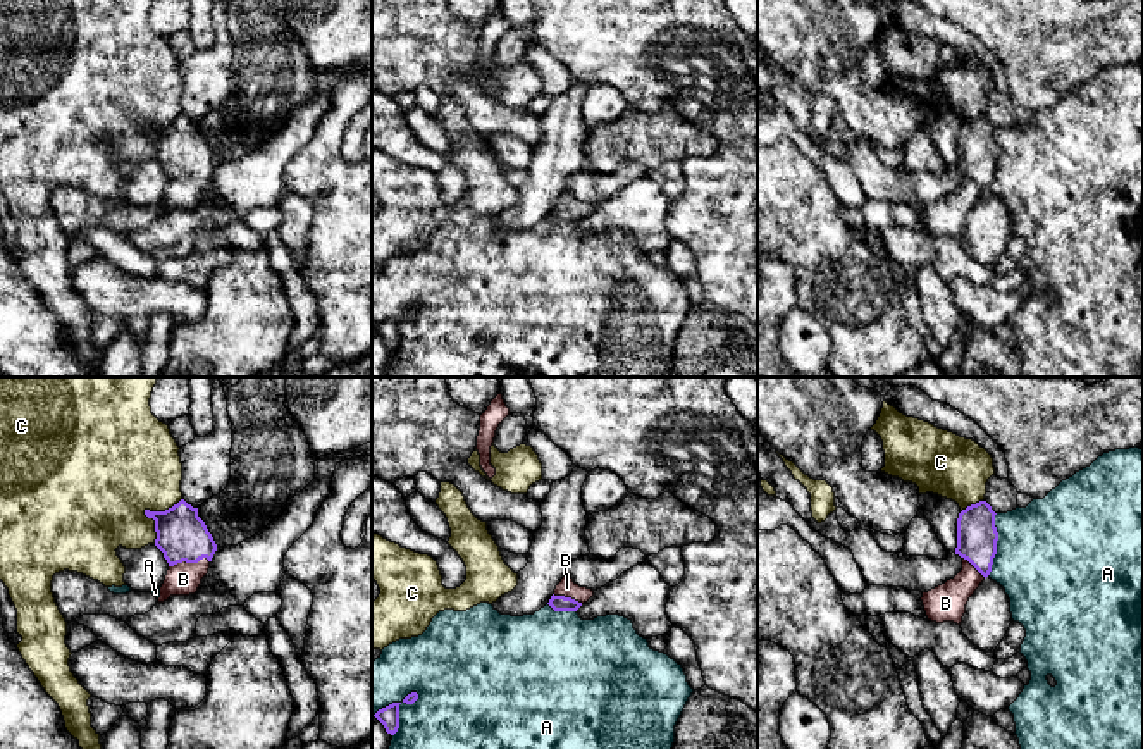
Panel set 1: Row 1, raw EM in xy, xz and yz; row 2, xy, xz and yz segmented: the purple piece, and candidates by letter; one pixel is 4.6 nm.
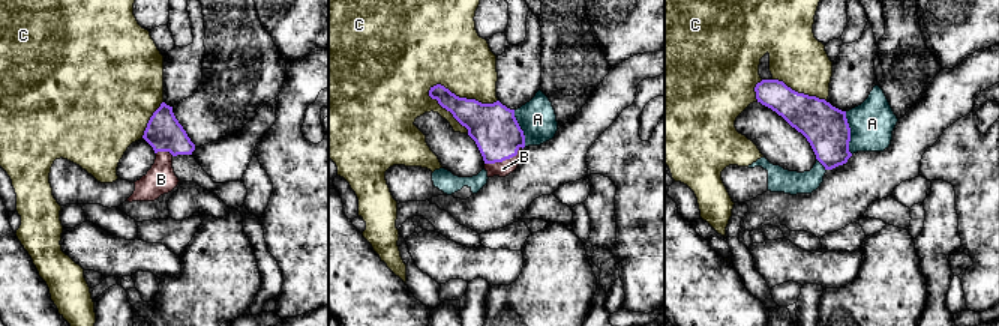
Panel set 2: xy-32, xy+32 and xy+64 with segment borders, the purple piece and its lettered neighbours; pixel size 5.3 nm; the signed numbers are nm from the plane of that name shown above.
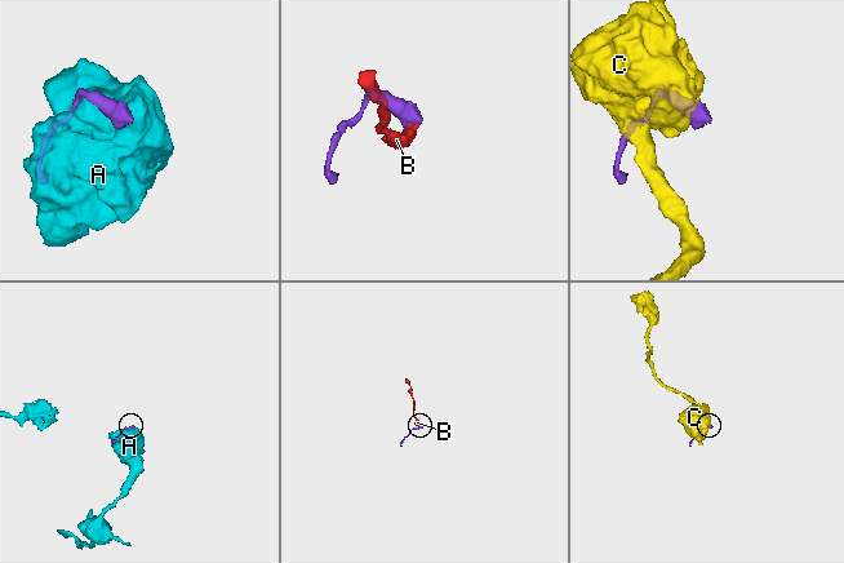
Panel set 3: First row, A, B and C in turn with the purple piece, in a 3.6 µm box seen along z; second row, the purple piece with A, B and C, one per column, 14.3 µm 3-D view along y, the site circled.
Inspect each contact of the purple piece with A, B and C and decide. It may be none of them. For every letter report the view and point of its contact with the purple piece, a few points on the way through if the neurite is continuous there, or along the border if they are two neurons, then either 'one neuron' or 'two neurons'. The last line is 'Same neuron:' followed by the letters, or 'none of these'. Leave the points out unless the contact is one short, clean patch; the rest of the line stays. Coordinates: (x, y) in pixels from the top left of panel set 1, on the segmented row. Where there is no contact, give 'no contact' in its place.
A: contact yz (995, 544); two neurons
B: contact xy (188, 562); way xy (181, 534), (188, 546), (188, 562), (183, 579); one neuron
C: contact xy (147, 510); two neurons
Same neuron: B

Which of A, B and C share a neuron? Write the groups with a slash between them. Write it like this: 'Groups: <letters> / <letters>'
Groups: A / B / C

